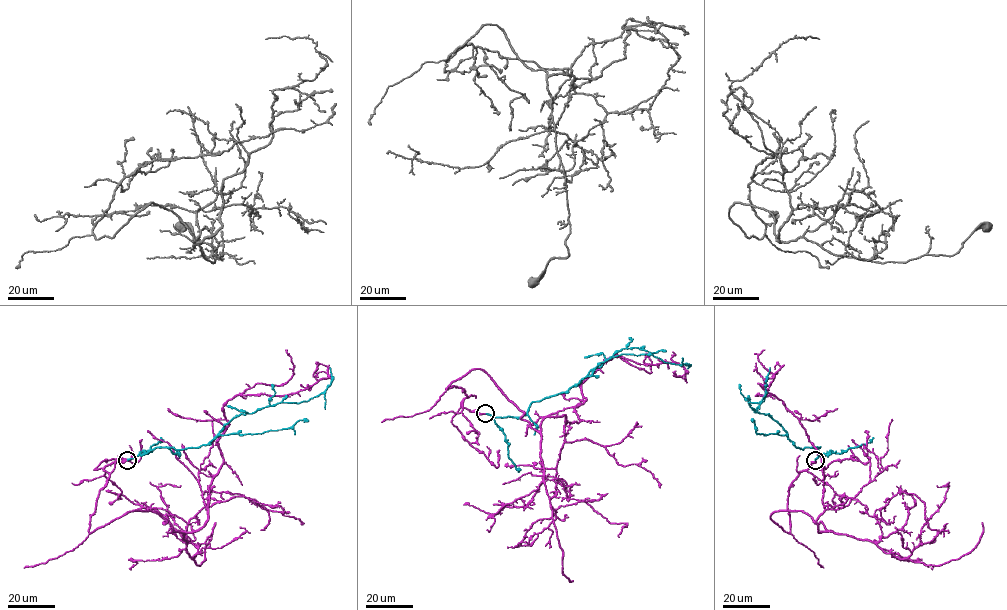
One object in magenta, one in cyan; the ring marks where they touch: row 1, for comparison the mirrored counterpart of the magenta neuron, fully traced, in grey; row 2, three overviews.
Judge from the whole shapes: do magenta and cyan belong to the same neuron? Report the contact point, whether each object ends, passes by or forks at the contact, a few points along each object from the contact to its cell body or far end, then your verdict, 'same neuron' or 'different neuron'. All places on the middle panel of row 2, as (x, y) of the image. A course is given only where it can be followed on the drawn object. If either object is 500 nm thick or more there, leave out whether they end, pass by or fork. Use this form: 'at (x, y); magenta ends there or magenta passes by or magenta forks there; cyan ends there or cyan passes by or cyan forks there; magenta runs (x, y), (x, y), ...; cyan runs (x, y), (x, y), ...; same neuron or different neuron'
at (485, 413); magenta ends there; cyan ends there; magenta runs (485, 413), (447, 387), (481, 369), (540, 431), (580, 420), (581, 384), (613, 356), (673, 373); cyan runs (485, 413), (522, 417), (533, 402), (564, 392), (626, 348), (643, 349), (664, 362), (688, 365), (687, 368); same neuron

